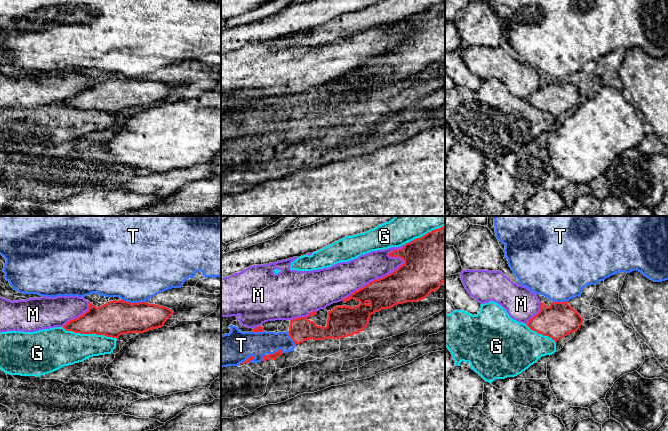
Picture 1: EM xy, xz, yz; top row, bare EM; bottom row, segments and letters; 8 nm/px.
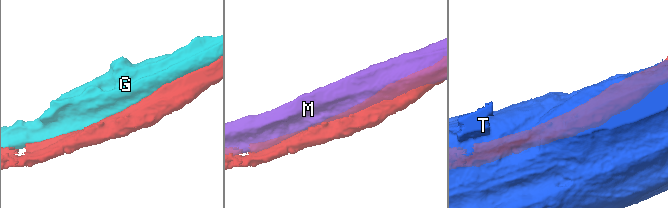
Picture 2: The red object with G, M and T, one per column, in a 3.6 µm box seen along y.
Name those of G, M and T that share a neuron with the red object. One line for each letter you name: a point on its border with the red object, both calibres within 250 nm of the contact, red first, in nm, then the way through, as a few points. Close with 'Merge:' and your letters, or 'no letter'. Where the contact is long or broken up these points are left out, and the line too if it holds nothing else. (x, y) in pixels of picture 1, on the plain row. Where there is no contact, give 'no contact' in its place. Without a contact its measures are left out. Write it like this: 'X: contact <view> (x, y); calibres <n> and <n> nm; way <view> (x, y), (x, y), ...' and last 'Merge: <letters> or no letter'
Merge: no letter

